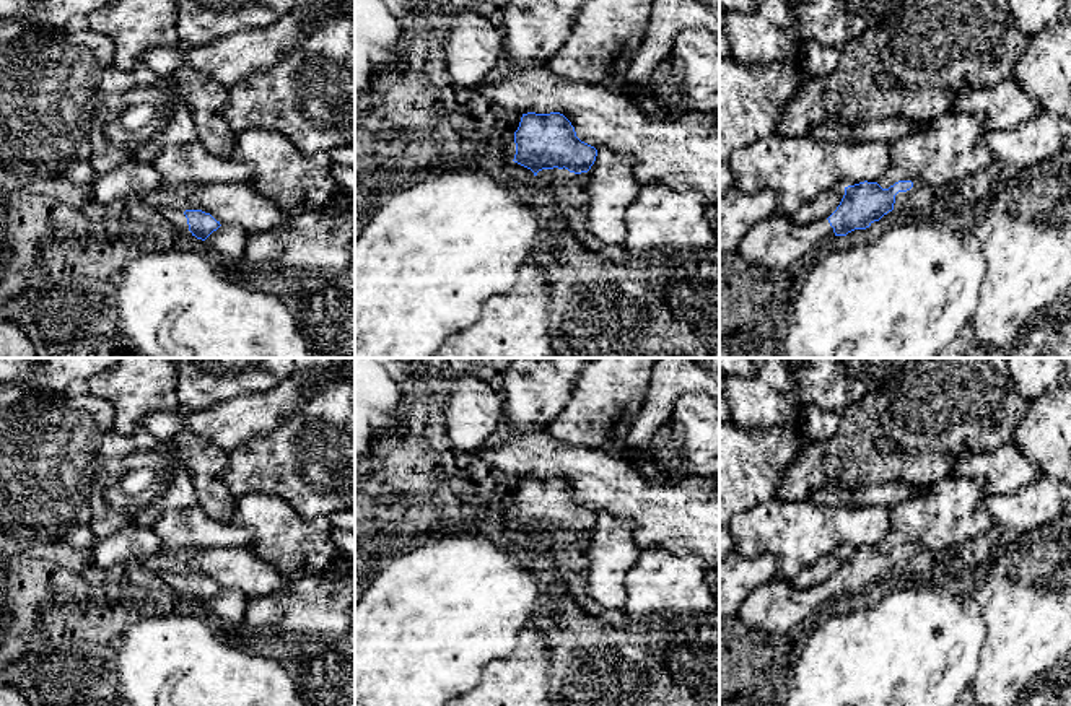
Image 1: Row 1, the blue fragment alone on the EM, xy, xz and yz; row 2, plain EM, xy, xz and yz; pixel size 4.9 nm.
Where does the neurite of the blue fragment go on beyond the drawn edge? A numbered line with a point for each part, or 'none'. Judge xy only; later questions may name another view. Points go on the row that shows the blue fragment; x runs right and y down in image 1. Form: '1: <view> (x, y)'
1: xy (176, 218)

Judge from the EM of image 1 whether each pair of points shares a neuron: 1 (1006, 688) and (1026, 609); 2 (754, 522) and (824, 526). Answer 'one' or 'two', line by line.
1: one
2: one

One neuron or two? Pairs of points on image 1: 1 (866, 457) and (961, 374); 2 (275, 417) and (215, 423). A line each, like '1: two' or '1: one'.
1: one
2: one

